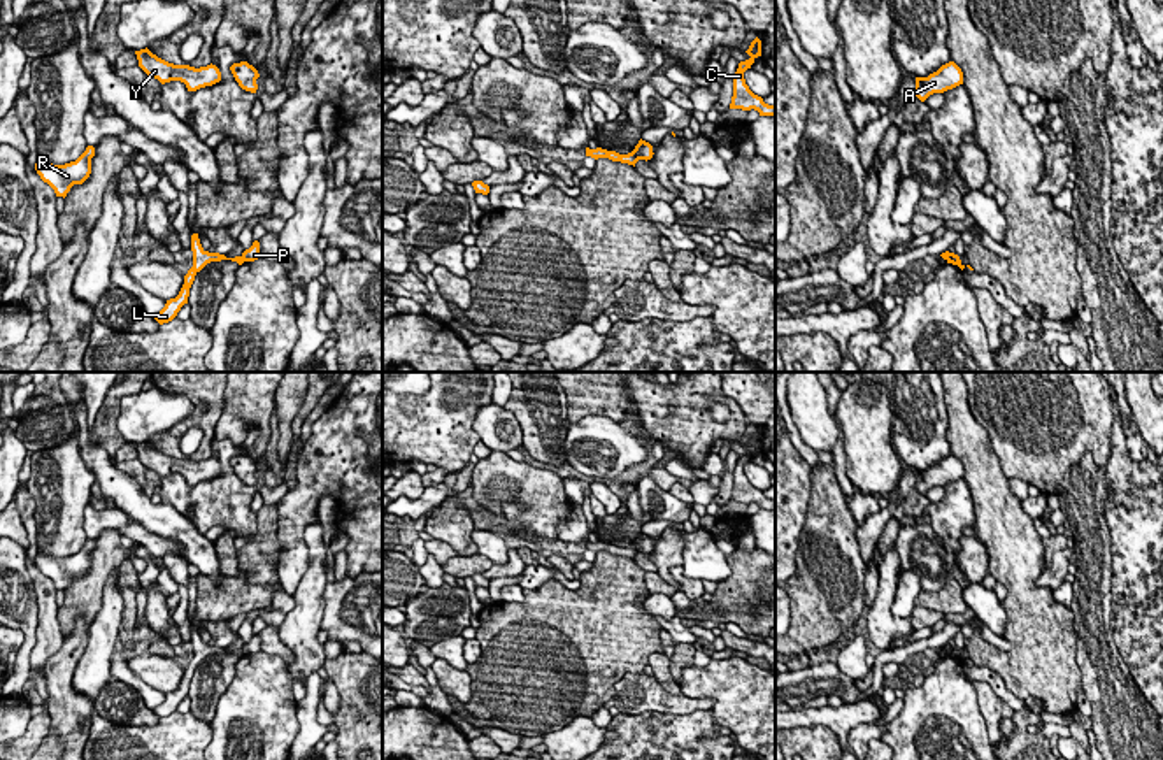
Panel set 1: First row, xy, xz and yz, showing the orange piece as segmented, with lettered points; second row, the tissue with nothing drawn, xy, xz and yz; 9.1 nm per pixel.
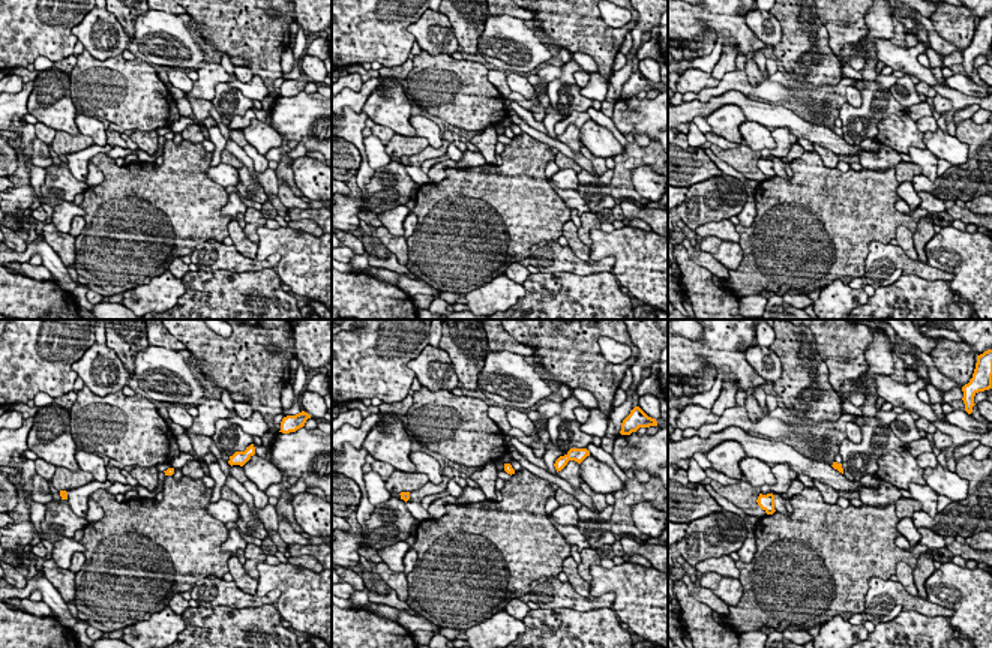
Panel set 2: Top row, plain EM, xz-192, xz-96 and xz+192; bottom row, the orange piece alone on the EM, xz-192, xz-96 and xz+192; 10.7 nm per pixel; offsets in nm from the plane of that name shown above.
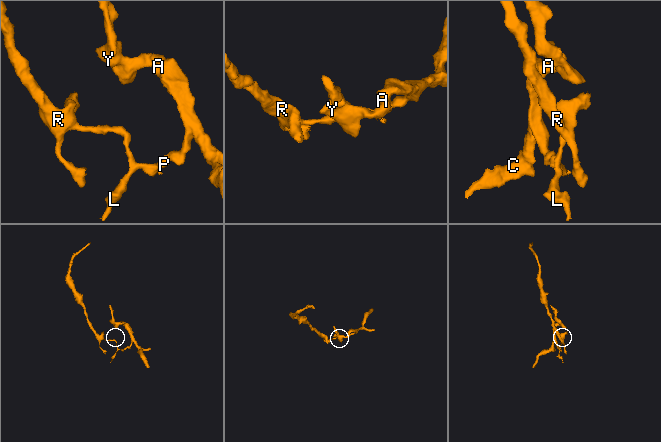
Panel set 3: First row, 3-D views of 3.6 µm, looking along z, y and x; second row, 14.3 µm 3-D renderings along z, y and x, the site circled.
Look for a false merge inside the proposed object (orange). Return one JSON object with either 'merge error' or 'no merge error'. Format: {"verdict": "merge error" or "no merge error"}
{"verdict": "merge error"}

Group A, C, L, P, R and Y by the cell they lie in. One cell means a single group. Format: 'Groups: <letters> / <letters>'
Groups: A C P Y / L R

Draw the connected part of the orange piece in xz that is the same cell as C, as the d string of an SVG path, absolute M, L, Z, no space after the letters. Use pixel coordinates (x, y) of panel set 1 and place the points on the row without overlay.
M756 430L749 442L746 444L751 451L738 456L738 462L733 470L733 490L730 502L742 502L742 504L758 504L760 509L774 509L775 511L775 498L768 498L763 495L761 490L754 488L749 479L746 477L744 465L751 462L754 453L761 449L761 434Z

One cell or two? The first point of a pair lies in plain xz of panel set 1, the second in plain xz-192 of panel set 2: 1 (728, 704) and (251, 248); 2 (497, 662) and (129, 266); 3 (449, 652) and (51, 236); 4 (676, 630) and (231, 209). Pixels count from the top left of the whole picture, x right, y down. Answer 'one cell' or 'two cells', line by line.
1: two cells
2: one cell
3: two cells
4: one cell

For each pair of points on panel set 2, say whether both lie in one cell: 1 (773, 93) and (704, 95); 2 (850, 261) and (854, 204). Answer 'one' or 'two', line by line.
1: one
2: one

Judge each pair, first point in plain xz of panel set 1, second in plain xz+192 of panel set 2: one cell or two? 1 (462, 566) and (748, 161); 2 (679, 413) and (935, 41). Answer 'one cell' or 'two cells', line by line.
1: one cell
2: two cells

